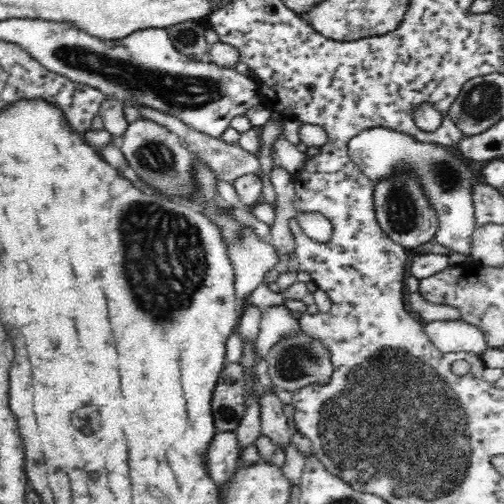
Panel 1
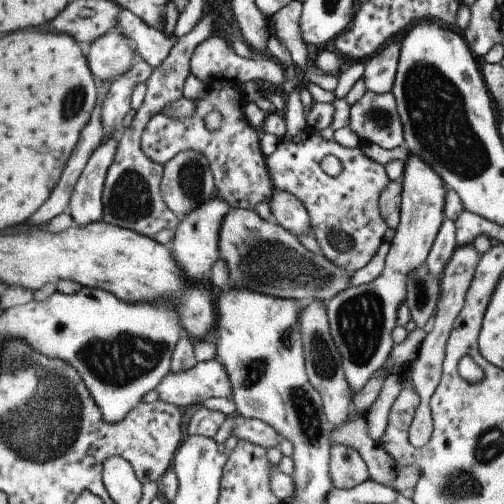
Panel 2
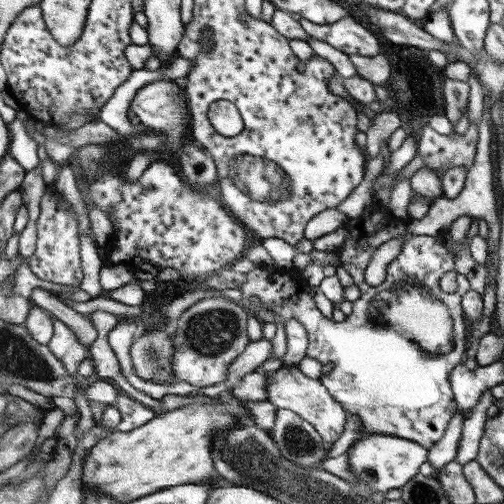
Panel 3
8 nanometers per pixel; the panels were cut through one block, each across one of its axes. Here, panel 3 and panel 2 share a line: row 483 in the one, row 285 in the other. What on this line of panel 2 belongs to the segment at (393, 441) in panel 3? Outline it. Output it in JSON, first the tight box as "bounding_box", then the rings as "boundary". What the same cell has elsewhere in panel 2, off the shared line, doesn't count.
{"bounding_box":[325,156,447,396],"boundary":[[[409,156],[409,160],[405,160],[401,184],[403,190],[399,204],[399,226],[395,228],[395,236],[389,242],[389,252],[385,256],[385,266],[381,274],[369,284],[353,286],[335,294],[331,300],[327,300],[325,308],[331,338],[341,354],[343,374],[353,396],[363,390],[363,386],[387,364],[395,346],[391,332],[395,328],[397,310],[407,298],[407,276],[409,272],[425,264],[445,218],[443,206],[447,188],[437,176],[437,172],[429,168],[429,164],[425,164],[417,156]]]}

